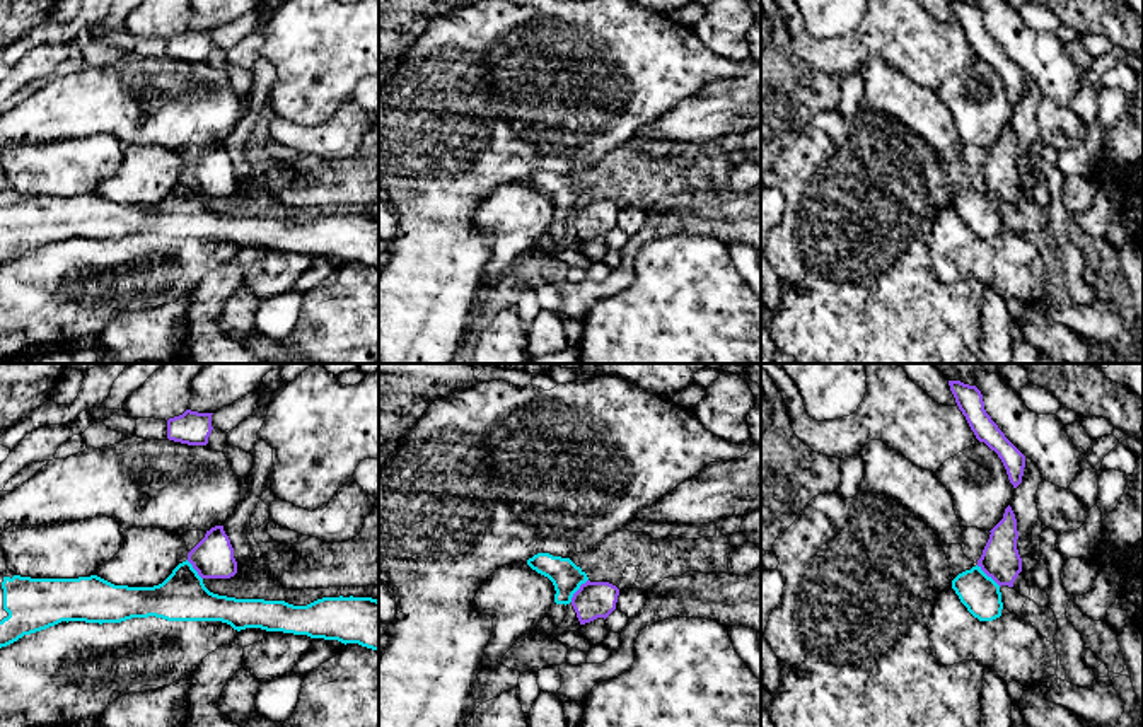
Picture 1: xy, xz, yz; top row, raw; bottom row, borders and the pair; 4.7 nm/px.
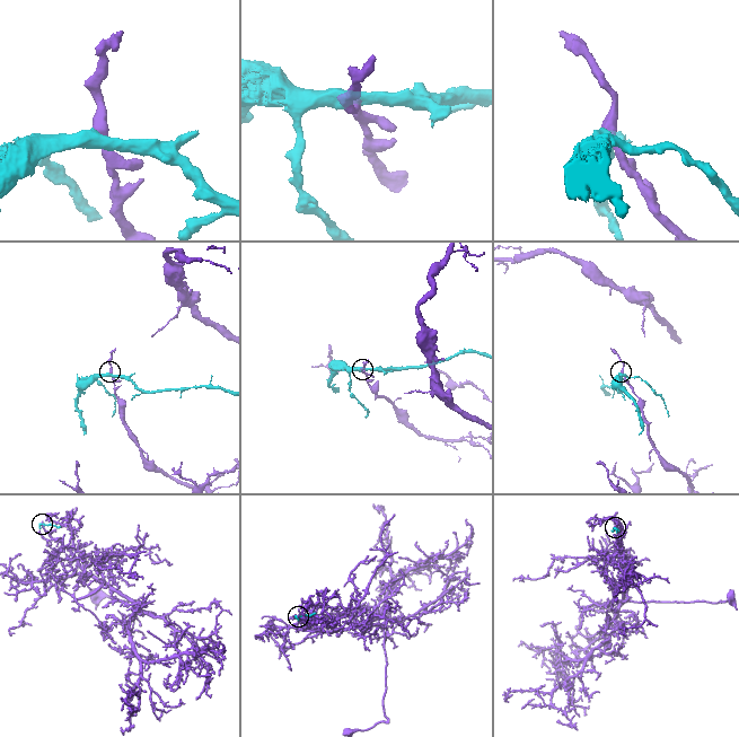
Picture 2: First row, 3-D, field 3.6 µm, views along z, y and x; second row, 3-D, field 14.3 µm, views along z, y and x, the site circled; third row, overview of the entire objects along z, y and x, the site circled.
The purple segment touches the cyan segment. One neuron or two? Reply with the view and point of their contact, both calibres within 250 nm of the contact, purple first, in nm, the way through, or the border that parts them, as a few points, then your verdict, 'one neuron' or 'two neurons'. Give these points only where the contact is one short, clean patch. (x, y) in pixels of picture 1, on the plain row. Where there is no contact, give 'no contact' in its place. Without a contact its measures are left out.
contact yz (988, 193); calibres 190 and 180 nm; border yz (976, 183), (1000, 203); two neurons

